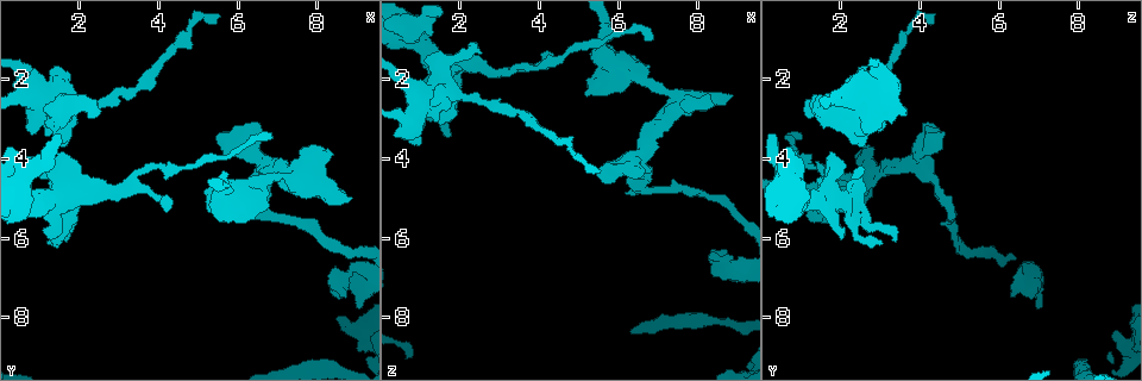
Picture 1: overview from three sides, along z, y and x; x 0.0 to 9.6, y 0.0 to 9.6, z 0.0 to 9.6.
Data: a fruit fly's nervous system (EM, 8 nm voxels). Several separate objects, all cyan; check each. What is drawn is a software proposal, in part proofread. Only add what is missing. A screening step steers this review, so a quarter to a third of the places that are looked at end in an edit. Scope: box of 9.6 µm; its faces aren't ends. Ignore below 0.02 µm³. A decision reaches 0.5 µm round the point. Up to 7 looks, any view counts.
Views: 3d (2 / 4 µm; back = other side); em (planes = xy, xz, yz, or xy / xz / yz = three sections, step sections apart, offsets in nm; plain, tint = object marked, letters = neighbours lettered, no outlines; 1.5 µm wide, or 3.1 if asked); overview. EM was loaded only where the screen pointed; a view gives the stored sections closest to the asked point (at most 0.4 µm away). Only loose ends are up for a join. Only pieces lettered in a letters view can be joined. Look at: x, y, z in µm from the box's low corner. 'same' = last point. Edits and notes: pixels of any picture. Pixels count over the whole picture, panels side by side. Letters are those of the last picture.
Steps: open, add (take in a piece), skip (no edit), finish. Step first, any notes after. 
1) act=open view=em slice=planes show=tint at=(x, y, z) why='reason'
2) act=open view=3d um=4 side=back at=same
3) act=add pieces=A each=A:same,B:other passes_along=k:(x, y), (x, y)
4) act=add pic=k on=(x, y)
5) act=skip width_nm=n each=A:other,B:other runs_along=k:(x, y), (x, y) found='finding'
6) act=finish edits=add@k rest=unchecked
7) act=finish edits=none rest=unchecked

act=open view=em slice=planes show=plain at=(1.40, 1.70, 2.60) why='free end'

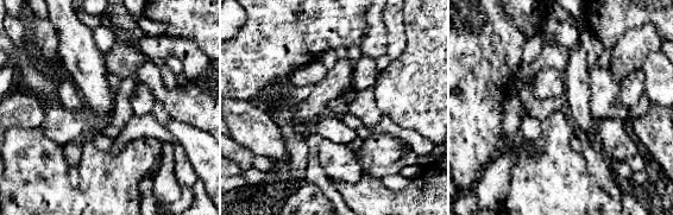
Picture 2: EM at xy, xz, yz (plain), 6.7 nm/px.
act=open view=em slice=planes show=tint at=same

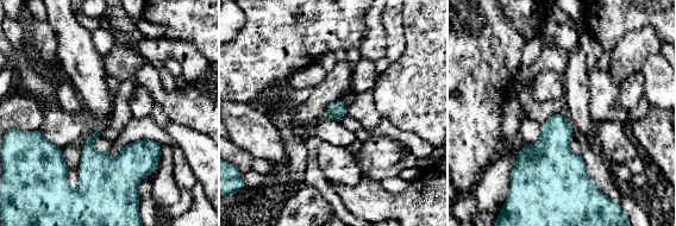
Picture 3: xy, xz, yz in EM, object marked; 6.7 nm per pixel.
act=open view=em slice=planes show=letters at=same

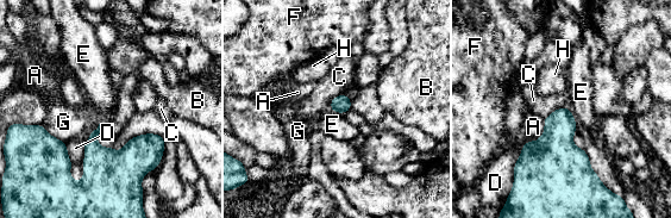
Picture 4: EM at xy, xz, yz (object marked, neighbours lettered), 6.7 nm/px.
act=skip each=A:other,B:other,C:other,D:other,E:other,F:other,G:other,H:other found='no lettered piece goes on from it'

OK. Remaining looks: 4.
act=open view=em slice=planes show=letters at=(6.75, 3.45, 1.05) why='free end'

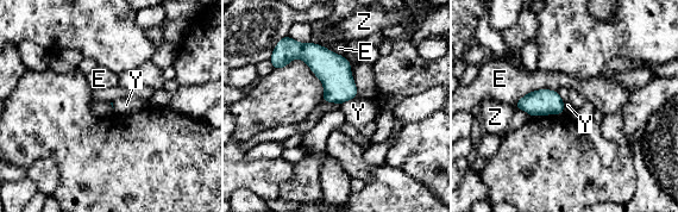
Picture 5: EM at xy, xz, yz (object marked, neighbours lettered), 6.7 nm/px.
act=skip each=E:other,Y:other,Z:other border=5:(356, 97), (345, 100), (340, 105) found='no lettered piece goes on from it'

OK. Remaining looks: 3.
act=open view=3d um=2 at=(1.20, 6.15, 3.10) why='branch stops here'

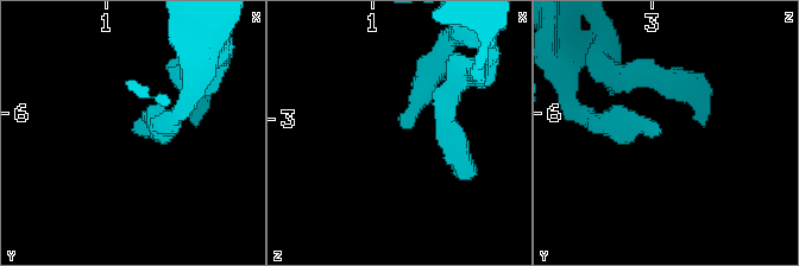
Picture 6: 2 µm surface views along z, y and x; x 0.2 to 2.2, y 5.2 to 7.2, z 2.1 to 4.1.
act=open view=em slice=planes show=letters at=(1.22, 6.18, 3.06) why='now the EM'

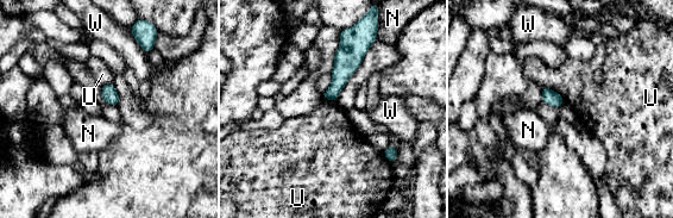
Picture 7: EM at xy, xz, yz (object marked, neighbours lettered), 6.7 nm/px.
act=skip each=N:other,U:other,W:other border=7:(543, 86), (555, 91), (565, 100) found='none of them fits'

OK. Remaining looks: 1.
act=finish edits=none rest=unchecked

